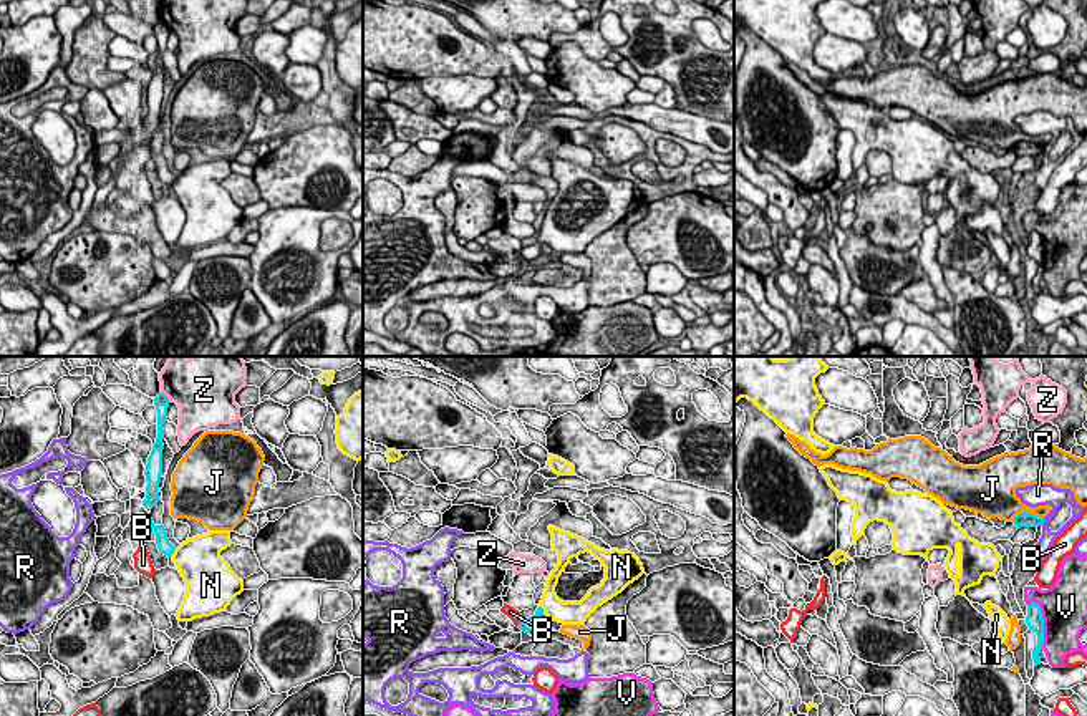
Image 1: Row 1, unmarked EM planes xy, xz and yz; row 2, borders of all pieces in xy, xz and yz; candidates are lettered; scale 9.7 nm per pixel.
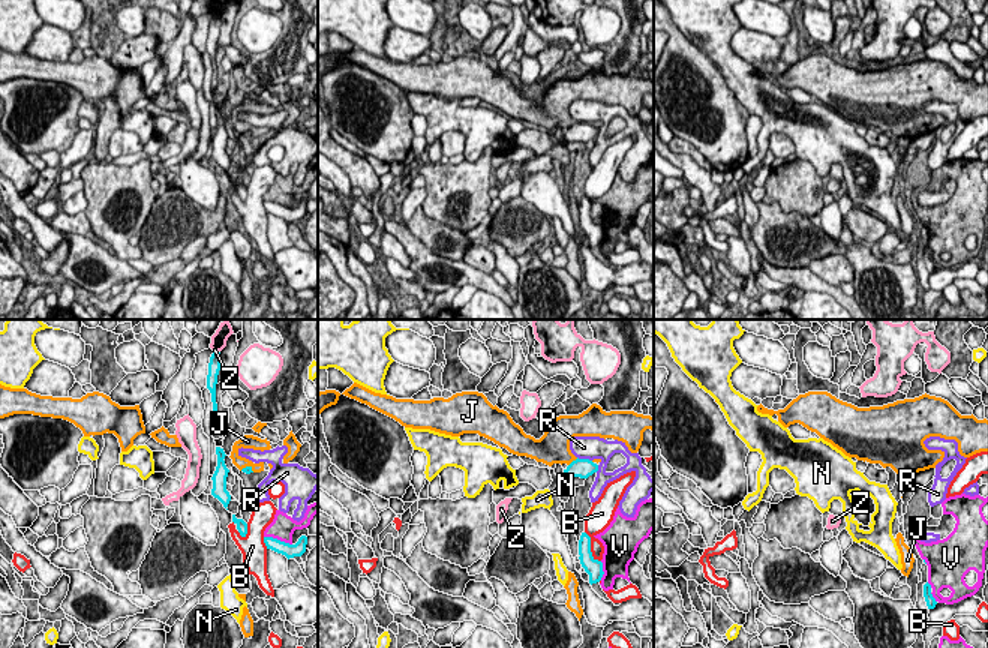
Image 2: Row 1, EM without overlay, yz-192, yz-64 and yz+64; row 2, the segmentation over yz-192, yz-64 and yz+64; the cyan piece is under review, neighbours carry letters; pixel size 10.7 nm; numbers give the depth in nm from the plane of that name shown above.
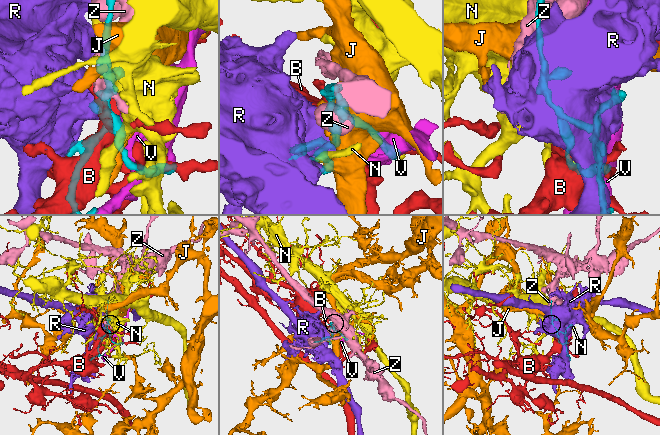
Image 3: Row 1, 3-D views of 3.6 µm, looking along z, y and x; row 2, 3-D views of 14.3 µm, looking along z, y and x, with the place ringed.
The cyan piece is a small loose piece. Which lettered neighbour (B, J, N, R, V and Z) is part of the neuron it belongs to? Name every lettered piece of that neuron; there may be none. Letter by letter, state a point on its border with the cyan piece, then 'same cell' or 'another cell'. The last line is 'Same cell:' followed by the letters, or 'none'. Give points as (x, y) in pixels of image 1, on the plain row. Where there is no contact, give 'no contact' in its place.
B: meets cyan in xz at (521, 251); another cell
J: meets cyan in yz at (1026, 141); another cell
N: meets cyan in xz at (542, 239); same cell
R: meets cyan in yz at (1043, 151); another cell
V: meets cyan in yz at (1043, 254); another cell
Z: meets cyan in xy at (166, 25); another cell
Same cell: N

